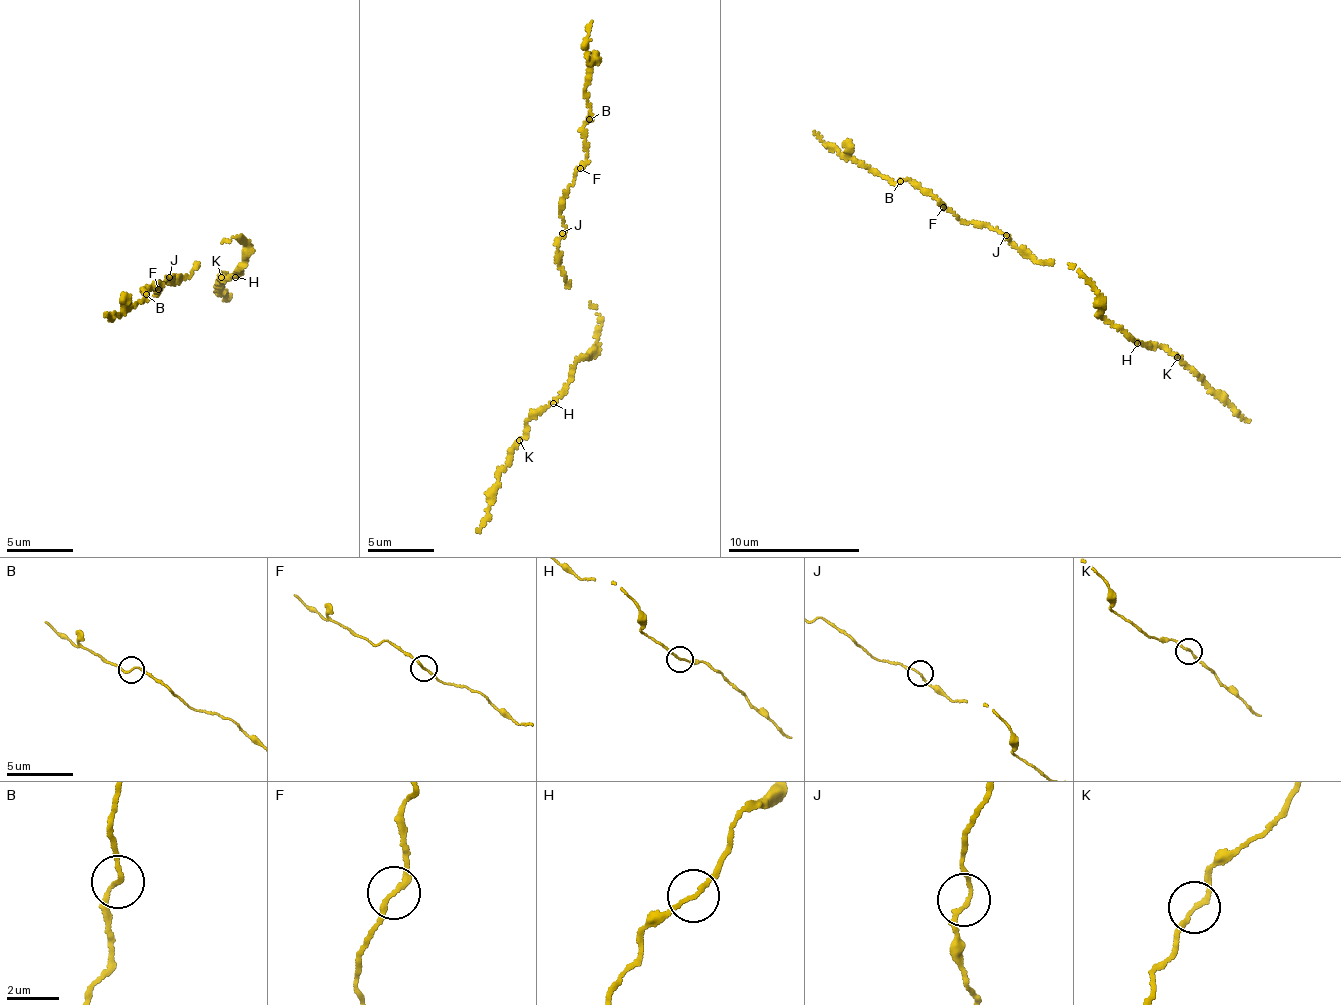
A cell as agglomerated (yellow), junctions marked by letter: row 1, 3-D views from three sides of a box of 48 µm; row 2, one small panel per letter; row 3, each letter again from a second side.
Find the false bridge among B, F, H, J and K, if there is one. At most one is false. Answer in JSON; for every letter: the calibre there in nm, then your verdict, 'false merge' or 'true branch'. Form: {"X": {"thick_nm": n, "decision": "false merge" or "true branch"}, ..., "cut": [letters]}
{"B": {"thick_nm": 150, "decision": "false merge"}, "F": {"thick_nm": 180, "decision": "true branch"}, "H": {"thick_nm": 150, "decision": "true branch"}, "J": {"thick_nm": 140, "decision": "true branch"}, "K": {"thick_nm": 160, "decision": "true branch"}, "cut": ["B"]}

